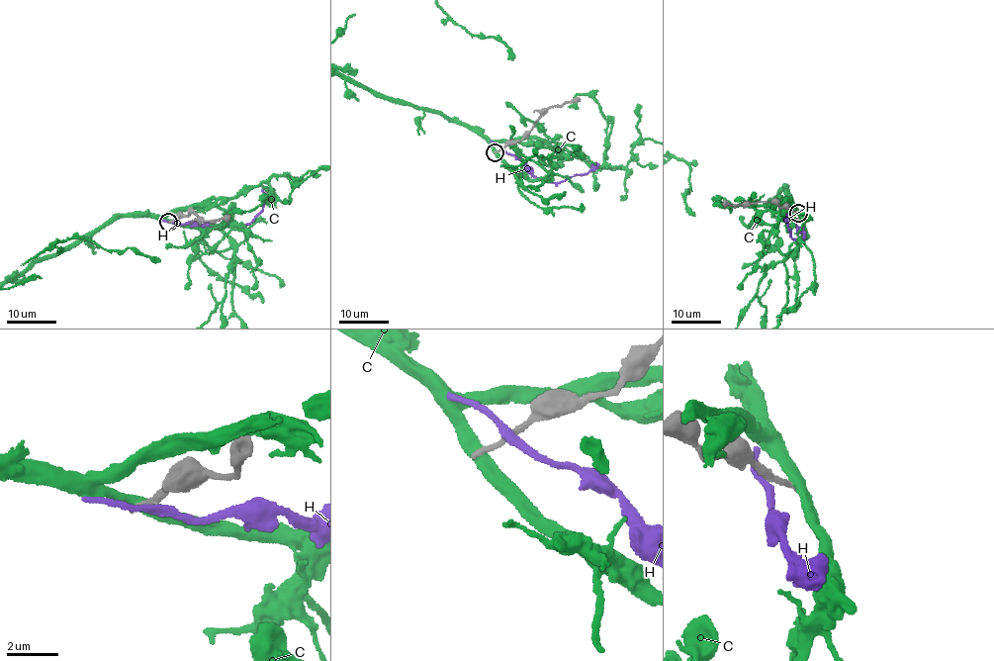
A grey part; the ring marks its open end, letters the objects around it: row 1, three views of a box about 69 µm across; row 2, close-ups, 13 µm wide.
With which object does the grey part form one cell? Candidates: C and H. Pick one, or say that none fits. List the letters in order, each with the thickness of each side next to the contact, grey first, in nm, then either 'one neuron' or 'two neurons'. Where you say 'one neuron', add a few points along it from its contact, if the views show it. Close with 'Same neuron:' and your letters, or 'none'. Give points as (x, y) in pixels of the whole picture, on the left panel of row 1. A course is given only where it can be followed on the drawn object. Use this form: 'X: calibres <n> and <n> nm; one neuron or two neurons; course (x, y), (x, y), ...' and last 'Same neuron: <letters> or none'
C: calibres 240 and 460 nm; two neurons
H: calibres 240 and 300 nm; two neurons
Same neuron: none

